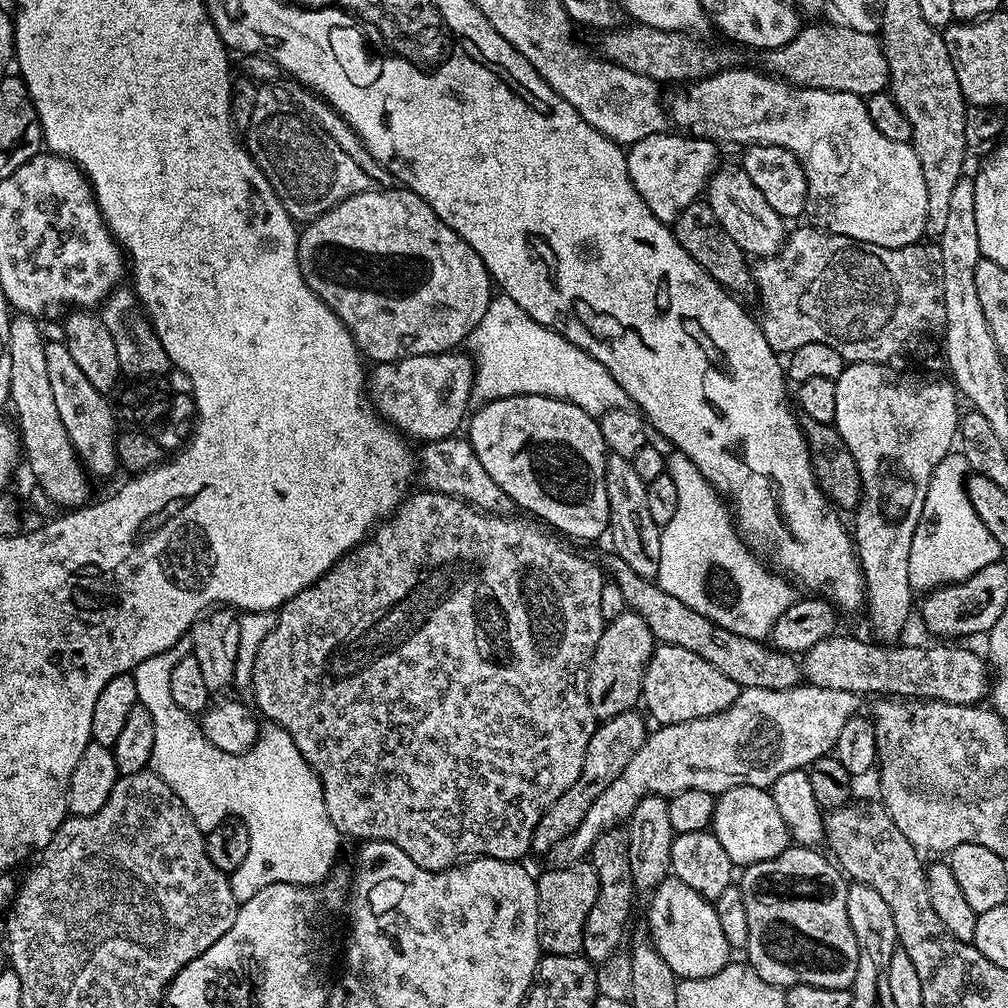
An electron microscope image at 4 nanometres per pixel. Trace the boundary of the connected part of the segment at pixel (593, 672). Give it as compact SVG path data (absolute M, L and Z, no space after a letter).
M626 610L618 614L618 618L605 623L588 671L590 706L597 721L603 722L614 714L633 711L641 703L644 668L650 662L652 650L657 643L652 637L650 626L646 626L646 618L631 610Z

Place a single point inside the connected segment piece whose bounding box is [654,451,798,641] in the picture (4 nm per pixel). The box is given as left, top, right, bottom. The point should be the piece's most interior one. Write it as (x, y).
(707, 564)

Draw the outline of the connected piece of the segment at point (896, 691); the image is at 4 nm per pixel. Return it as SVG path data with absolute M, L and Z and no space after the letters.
M835 634L826 639L818 642L814 646L810 646L807 652L803 653L802 656L802 676L805 681L819 688L829 688L830 690L846 690L847 692L855 692L857 694L865 694L864 692L877 692L875 695L880 698L915 698L917 700L941 700L947 704L975 704L979 705L980 700L989 695L990 692L990 668L986 663L985 657L980 656L976 652L971 652L968 648L959 648L959 643L956 642L932 642L929 648L919 648L916 644L904 644L901 643L899 646L889 646L884 642L871 642L867 644L864 640L855 640L852 636L841 636L841 634Z

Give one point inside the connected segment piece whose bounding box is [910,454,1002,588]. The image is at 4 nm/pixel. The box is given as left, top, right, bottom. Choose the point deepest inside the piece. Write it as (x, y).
(948, 525)

